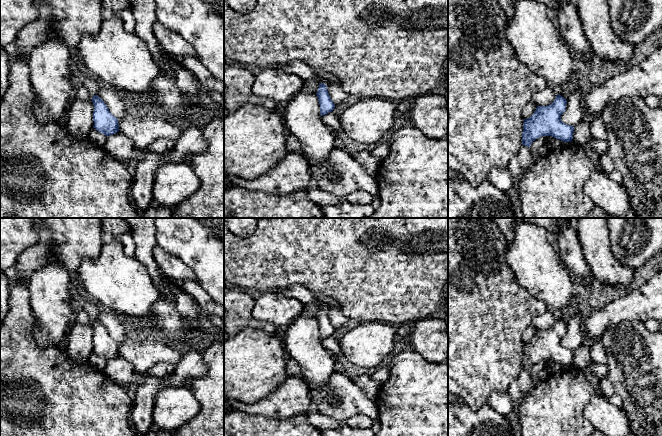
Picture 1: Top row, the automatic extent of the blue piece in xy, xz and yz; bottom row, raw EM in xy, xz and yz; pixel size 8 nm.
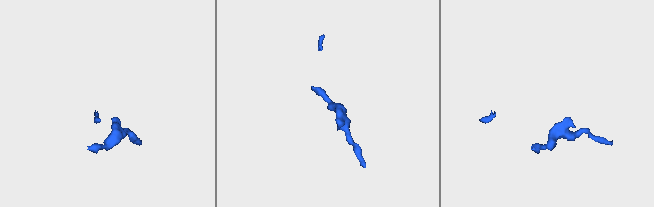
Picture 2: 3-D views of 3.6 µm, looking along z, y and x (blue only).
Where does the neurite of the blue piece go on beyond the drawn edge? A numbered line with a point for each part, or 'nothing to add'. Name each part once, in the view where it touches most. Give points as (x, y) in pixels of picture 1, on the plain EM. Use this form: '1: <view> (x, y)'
nothing to add

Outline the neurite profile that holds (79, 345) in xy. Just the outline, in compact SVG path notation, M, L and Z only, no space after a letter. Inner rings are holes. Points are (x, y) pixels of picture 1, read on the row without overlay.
M75 321L68 331L64 349L67 356L76 363L87 363L94 350L94 329L92 325Z

